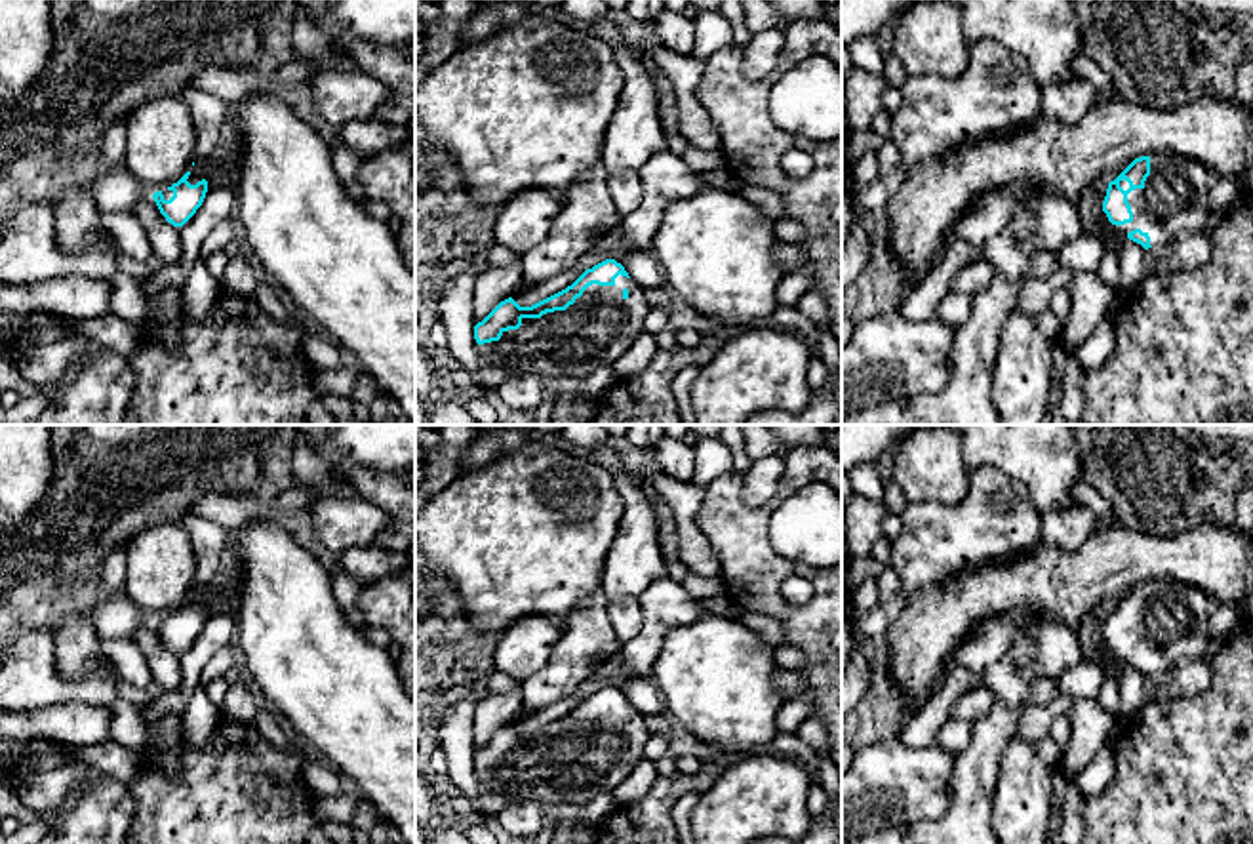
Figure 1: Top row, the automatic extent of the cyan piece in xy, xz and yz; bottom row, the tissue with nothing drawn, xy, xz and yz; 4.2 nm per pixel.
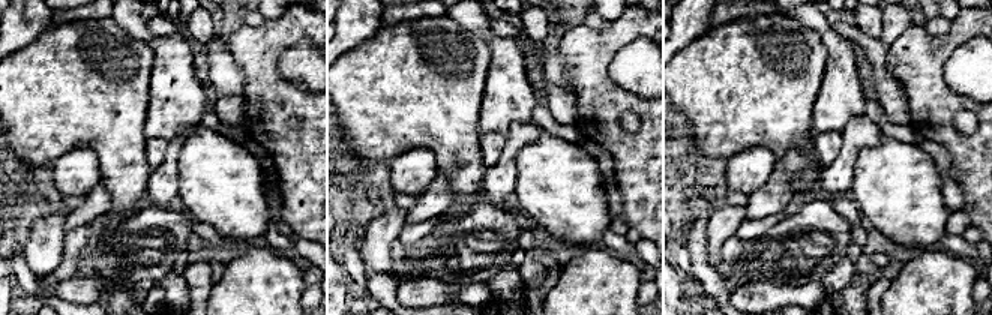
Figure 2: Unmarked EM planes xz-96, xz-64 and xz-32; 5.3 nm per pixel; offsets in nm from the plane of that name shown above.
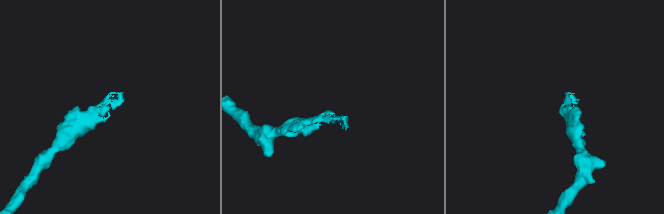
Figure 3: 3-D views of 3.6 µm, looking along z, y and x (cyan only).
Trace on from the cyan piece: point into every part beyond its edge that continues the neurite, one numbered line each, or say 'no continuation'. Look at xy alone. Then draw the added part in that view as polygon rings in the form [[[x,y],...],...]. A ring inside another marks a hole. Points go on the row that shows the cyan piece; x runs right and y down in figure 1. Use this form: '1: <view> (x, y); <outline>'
1: xy (229, 164); [[[227,131],[229,133],[229,131]],[[232,135],[232,152],[227,158],[221,158],[219,154],[213,156],[211,164],[204,173],[200,173],[194,166],[190,168],[189,183],[196,185],[198,181],[208,181],[208,191],[215,185],[215,177],[219,173],[232,173],[242,166],[242,160],[248,154],[248,143],[240,135]]]

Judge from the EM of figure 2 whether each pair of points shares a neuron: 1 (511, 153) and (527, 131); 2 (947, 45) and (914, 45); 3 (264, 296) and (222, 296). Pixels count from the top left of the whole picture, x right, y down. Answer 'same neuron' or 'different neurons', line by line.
1: same neuron
2: same neuron
3: same neuron

